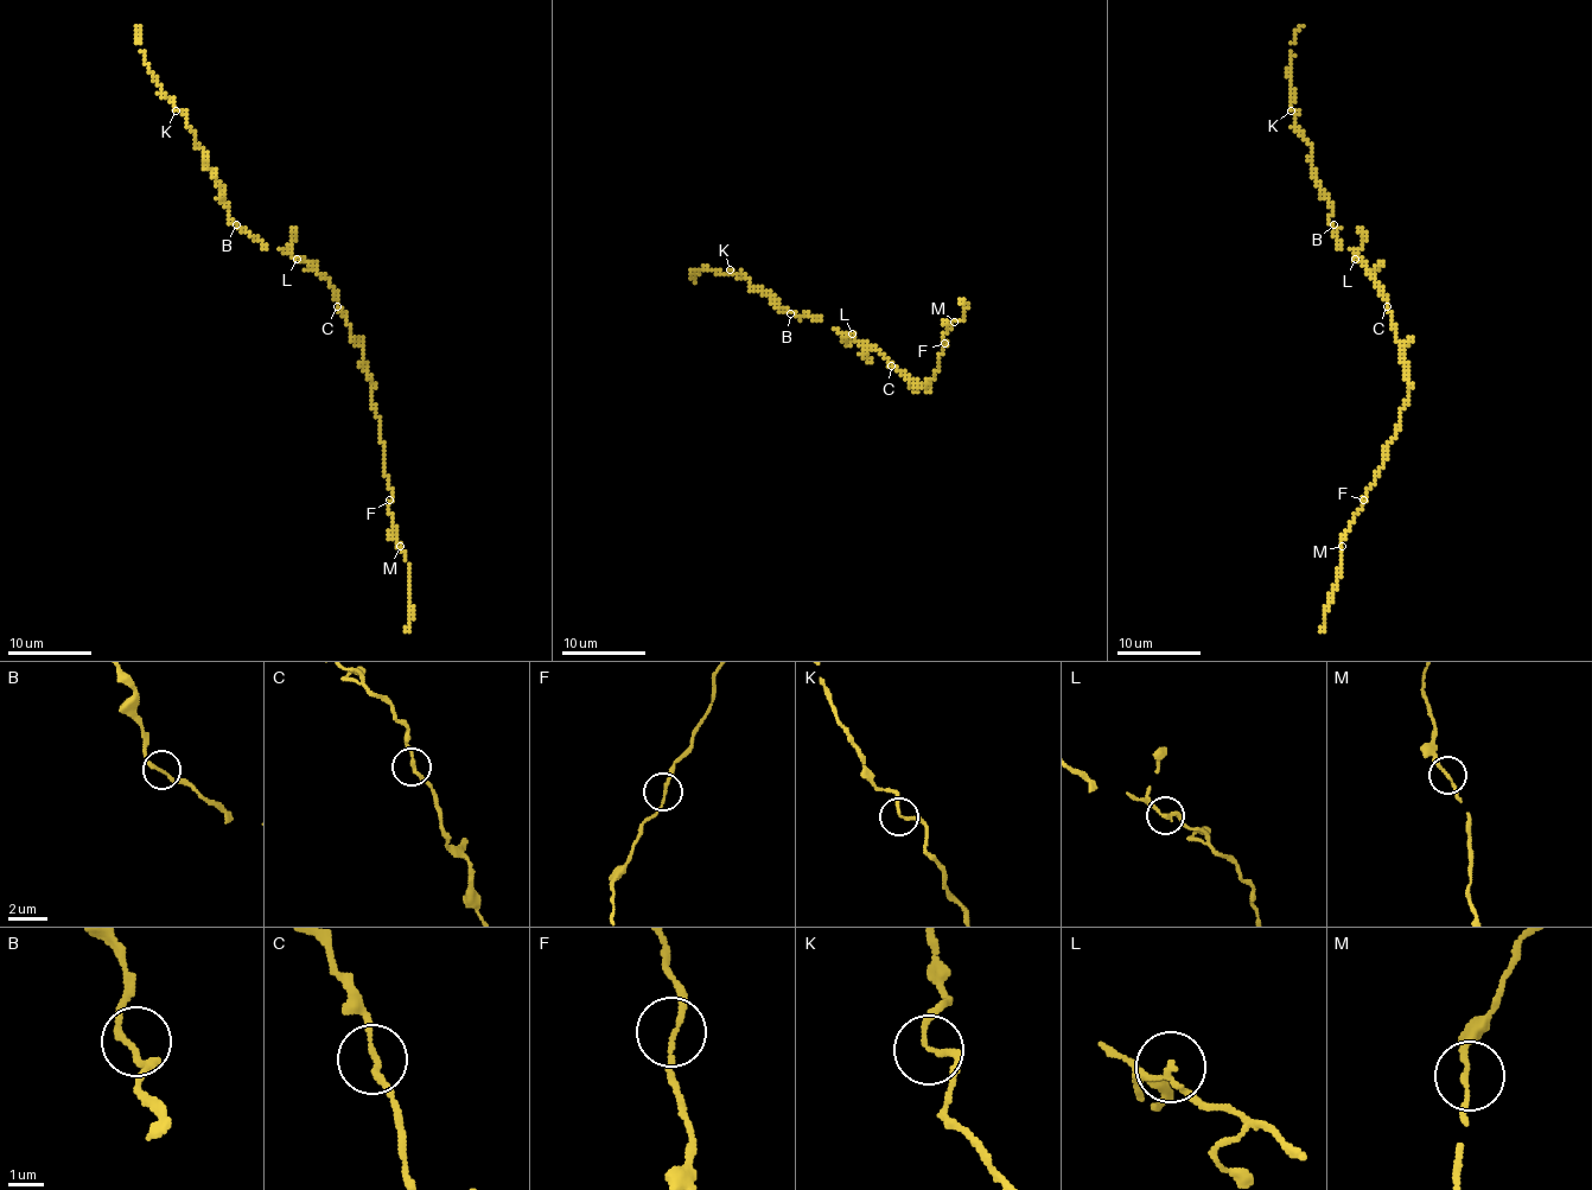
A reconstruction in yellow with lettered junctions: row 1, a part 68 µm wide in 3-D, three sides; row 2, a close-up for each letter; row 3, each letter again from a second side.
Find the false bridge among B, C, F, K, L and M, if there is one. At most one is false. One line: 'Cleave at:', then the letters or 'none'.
Cleave at: none

